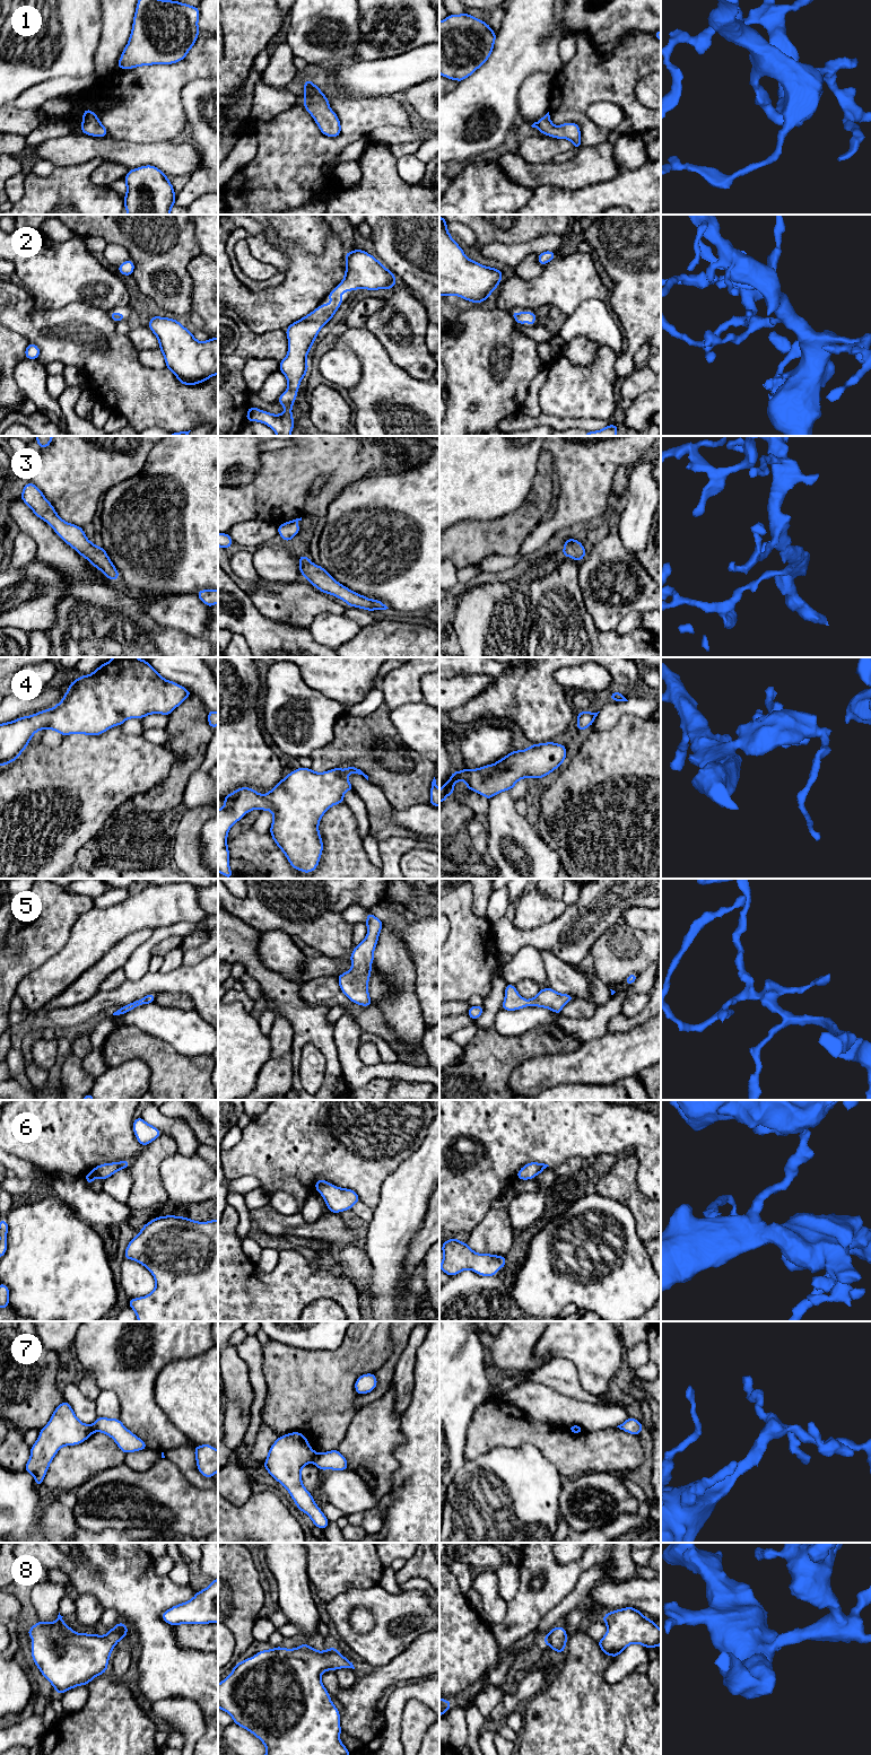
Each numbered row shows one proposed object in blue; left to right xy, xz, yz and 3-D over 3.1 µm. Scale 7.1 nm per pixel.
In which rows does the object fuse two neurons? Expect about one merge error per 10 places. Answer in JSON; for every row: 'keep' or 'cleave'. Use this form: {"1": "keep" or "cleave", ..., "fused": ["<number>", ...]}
{"1": "keep", "2": "keep", "3": "keep", "4": "keep", "5": "keep", "6": "keep", "7": "cleave", "8": "keep", "fused": ["7"]}

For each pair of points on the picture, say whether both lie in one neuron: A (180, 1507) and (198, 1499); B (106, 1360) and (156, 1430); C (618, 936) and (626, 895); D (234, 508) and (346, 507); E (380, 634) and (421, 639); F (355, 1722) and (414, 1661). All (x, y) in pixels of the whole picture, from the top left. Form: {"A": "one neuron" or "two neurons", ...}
{"A": "one neuron", "B": "one neuron", "C": "two neurons", "D": "two neurons", "E": "one neuron", "F": "one neuron"}

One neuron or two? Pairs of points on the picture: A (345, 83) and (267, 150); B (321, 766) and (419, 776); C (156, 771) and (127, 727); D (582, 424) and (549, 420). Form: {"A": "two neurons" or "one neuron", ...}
{"A": "two neurons", "B": "one neuron", "C": "two neurons", "D": "one neuron"}

